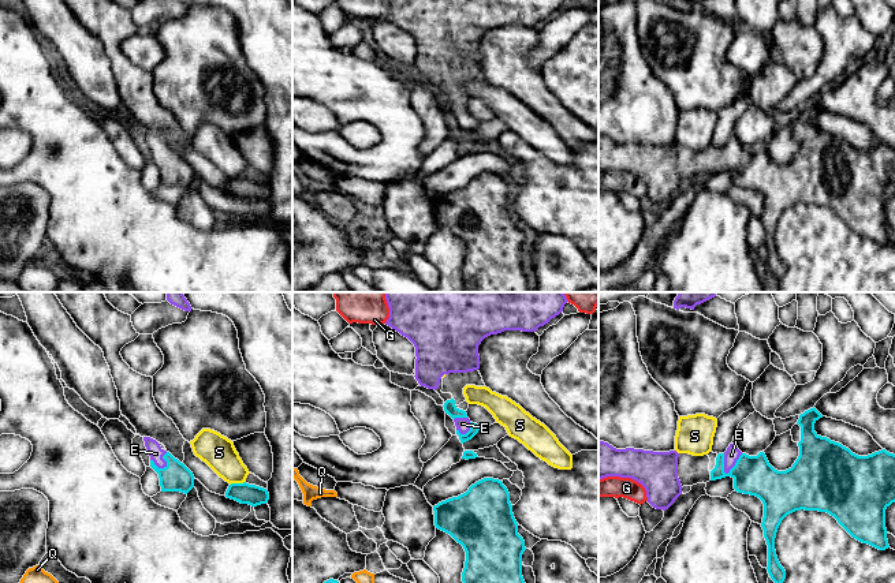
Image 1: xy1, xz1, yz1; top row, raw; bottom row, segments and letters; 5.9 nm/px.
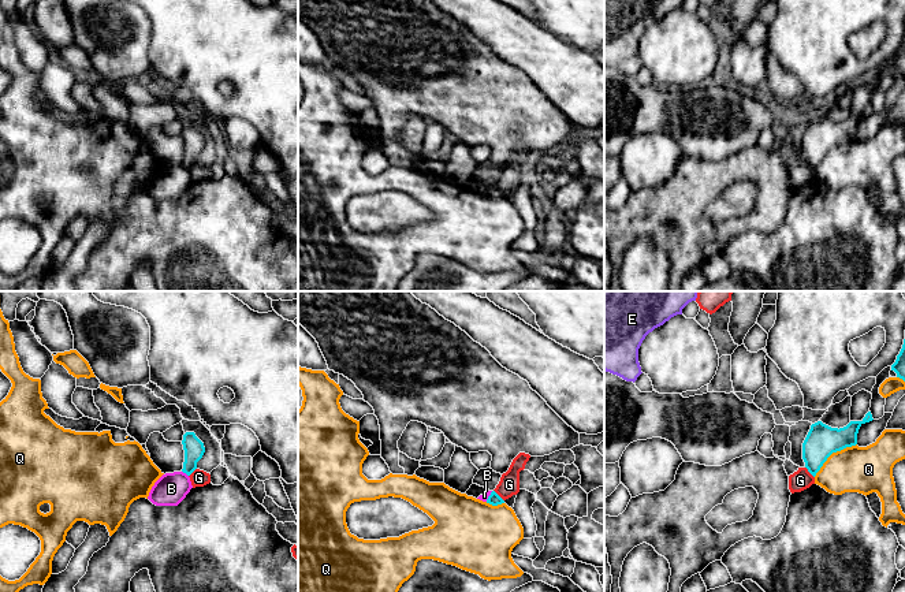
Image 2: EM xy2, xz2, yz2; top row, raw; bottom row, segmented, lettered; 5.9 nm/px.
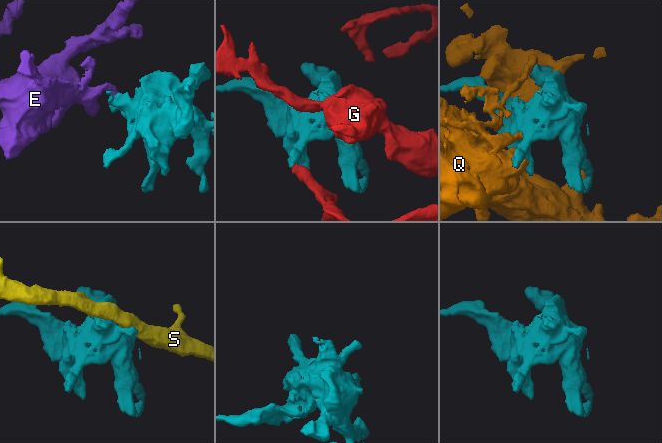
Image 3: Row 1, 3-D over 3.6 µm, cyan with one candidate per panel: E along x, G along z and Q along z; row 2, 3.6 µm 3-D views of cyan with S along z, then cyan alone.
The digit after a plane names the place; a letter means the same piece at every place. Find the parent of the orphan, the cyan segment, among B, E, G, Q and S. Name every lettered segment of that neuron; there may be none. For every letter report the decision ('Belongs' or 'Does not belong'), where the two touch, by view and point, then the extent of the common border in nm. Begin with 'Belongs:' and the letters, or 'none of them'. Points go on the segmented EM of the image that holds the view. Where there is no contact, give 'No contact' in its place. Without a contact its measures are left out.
Belongs: E
B: Does not belong. Touches cyan at xy2 (185, 472). Shared border 50 nm
E: Belongs. Touches cyan at yz1 (735, 464). Shared border 160 nm
G: Does not belong. Touches cyan at xz2 (498, 495). Shared border 90 nm
Q: Does not belong. Touches cyan at yz2 (833, 451). Shared border 320 nm
S: Does not belong. Touches cyan at xy1 (237, 484). Shared border 100 nm

